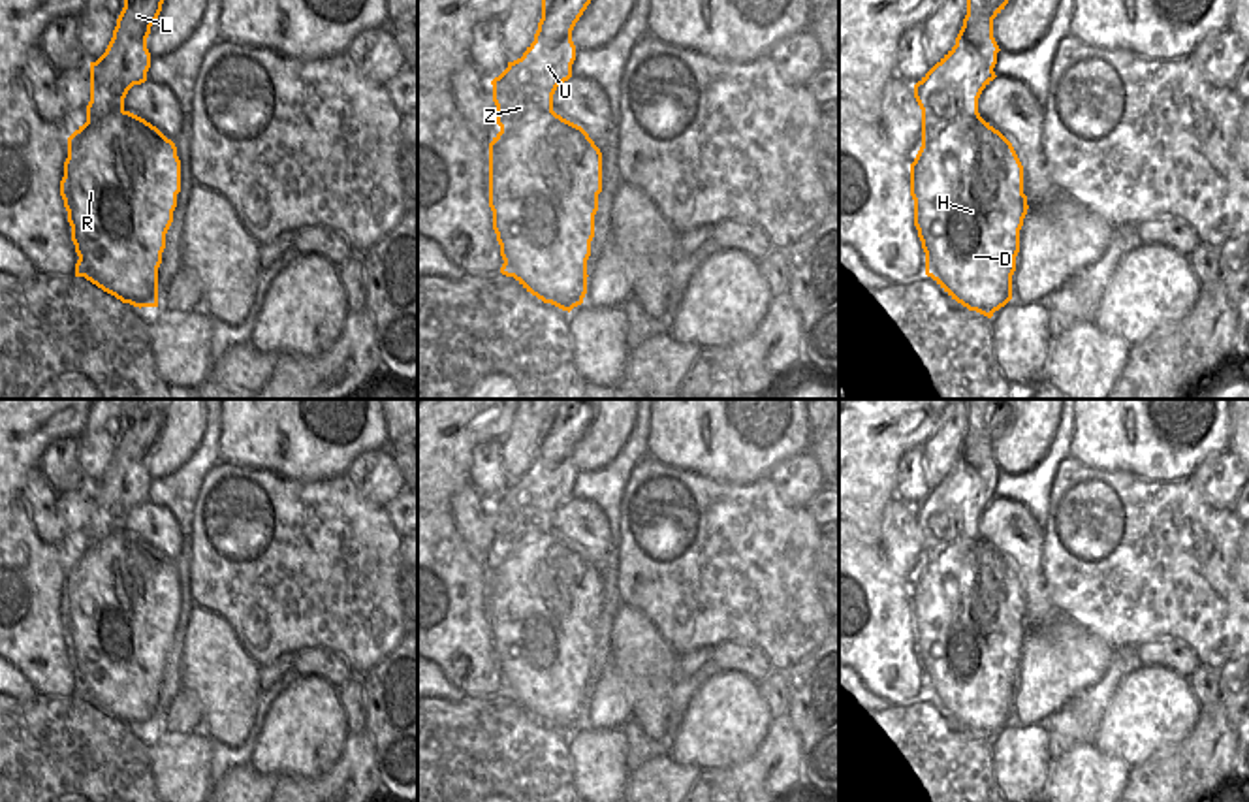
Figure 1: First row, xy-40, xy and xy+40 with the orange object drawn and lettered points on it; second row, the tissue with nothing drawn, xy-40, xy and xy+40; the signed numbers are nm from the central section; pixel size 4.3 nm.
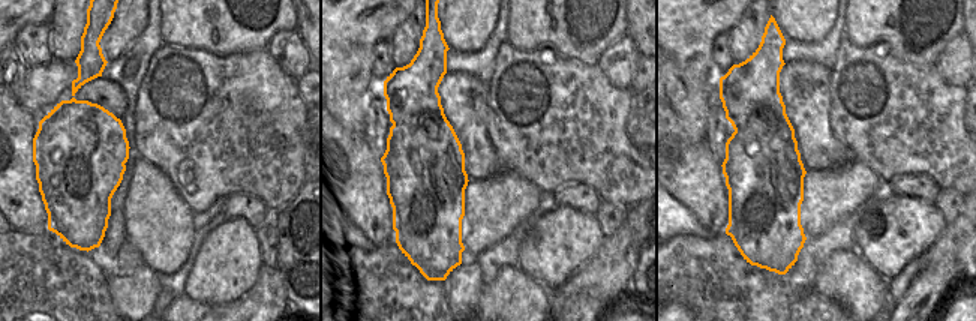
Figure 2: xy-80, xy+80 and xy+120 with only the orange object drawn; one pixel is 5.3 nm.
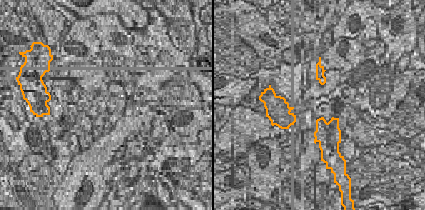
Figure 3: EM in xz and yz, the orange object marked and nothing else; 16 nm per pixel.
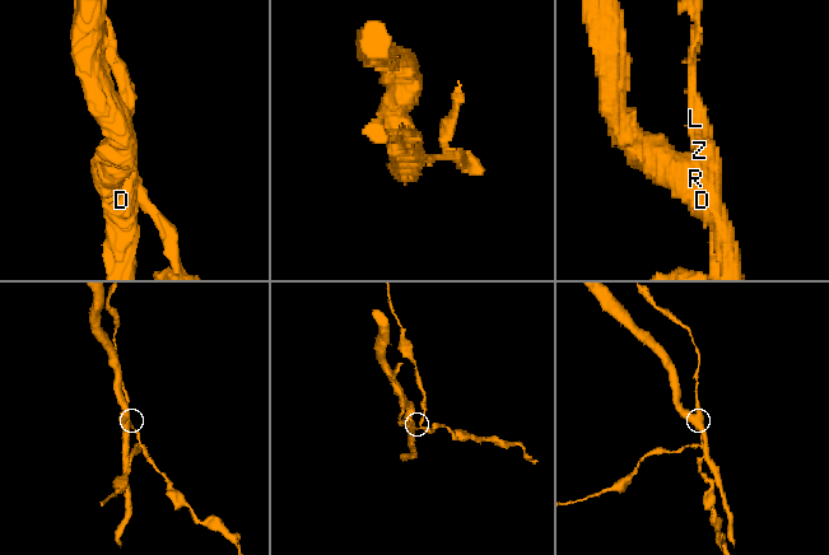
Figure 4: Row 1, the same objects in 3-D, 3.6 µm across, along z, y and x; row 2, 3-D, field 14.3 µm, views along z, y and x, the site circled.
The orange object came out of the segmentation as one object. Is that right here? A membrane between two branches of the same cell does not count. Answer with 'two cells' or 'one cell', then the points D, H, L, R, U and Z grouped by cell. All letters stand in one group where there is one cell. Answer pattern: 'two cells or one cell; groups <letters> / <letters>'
two cells; groups D H R / L U Z

